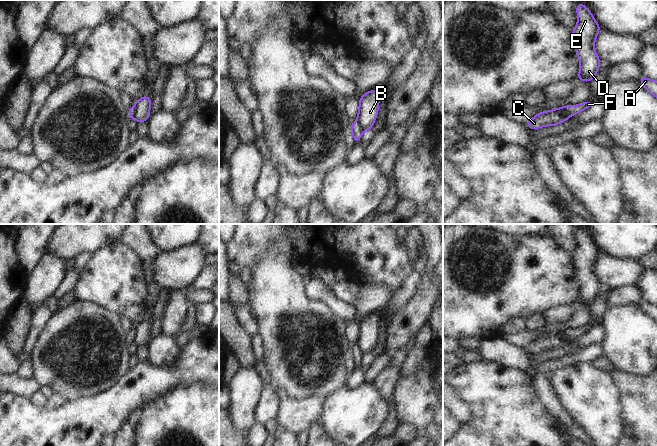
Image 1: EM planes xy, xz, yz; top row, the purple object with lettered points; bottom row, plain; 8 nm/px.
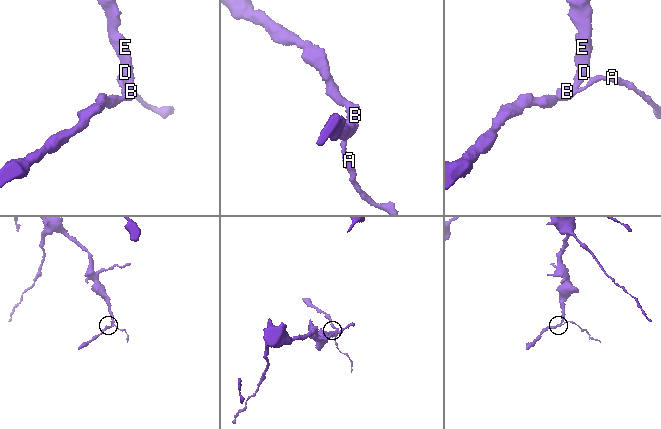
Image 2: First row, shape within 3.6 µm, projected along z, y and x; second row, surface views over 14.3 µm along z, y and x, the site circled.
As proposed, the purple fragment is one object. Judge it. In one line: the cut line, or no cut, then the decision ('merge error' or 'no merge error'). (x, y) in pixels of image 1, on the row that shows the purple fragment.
yz (568, 104), (567, 111), (570, 115) | merge error

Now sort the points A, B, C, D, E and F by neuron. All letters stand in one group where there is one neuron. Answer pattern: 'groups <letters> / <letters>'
groups A F / B C D E

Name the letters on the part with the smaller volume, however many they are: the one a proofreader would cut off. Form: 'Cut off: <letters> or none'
Cut off: A, F

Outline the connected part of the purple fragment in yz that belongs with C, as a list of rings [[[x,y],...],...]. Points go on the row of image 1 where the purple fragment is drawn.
[[[567,106],[559,107],[551,111],[542,111],[536,116],[531,118],[526,126],[531,130],[539,129],[543,126],[554,126],[558,125],[570,117]]]

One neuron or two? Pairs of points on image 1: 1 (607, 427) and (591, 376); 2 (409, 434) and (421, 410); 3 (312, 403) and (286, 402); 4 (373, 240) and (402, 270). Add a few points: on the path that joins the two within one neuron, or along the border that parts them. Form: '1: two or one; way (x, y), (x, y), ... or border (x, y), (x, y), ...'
1: one; way (600, 414), (591, 396), (591, 389)
2: two; border (399, 422), (408, 422), (415, 429)
3: one; way (306, 405), (292, 405)
4: one; way (379, 247), (395, 263)

